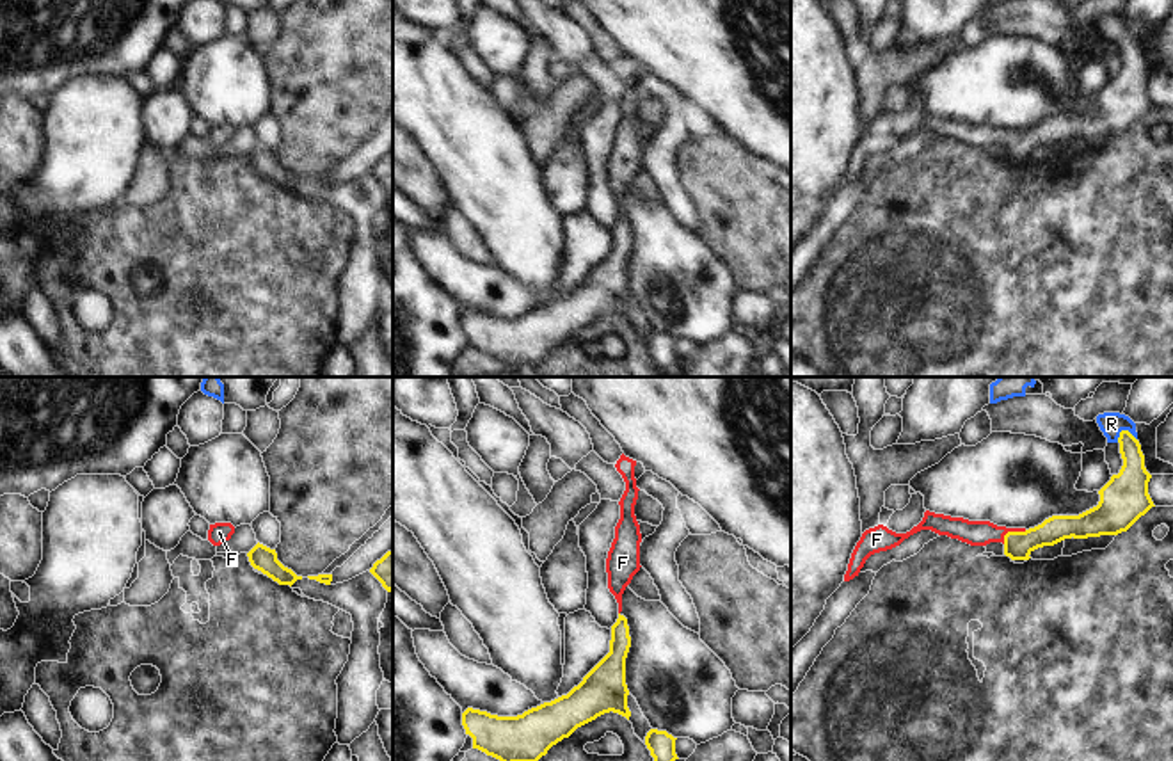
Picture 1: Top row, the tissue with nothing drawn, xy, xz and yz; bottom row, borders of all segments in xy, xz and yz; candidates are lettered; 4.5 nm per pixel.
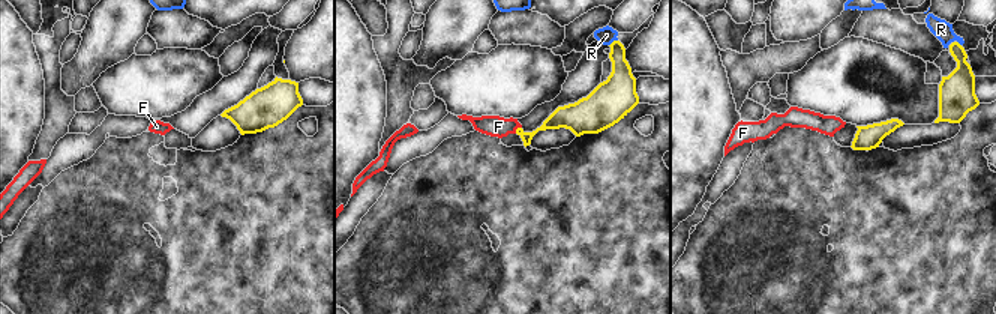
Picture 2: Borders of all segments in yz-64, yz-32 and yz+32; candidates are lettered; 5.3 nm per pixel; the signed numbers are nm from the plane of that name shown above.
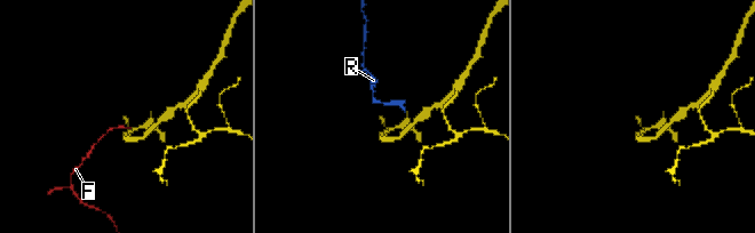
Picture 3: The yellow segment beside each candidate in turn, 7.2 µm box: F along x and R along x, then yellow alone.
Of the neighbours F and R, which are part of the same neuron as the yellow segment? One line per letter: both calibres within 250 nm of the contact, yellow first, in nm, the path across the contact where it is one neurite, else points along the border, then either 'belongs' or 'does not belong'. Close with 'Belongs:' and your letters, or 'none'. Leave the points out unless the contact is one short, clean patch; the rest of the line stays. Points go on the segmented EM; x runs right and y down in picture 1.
F: 130 nm thick on the yellow side, 110 nm on the other; runs through yz (1017, 544), (1012, 532), (973, 532); belongs
R: 160 nm thick on the yellow side, 110 nm on the other; runs through yz (1131, 486), (1131, 448), (1125, 431), (1111, 424); belongs
Belongs: F, R

